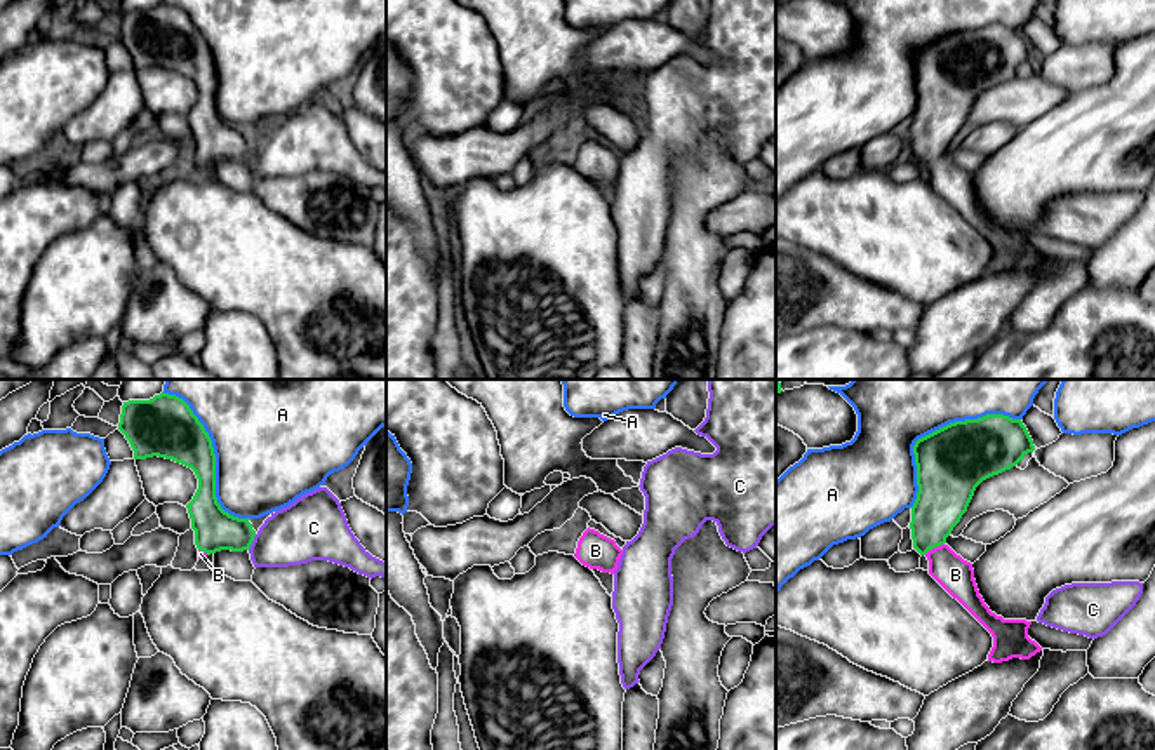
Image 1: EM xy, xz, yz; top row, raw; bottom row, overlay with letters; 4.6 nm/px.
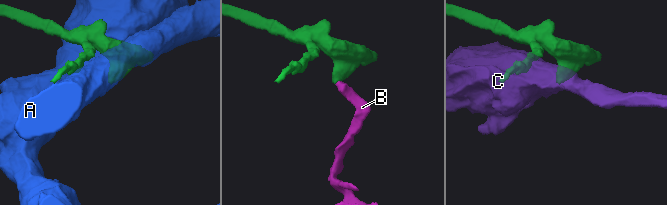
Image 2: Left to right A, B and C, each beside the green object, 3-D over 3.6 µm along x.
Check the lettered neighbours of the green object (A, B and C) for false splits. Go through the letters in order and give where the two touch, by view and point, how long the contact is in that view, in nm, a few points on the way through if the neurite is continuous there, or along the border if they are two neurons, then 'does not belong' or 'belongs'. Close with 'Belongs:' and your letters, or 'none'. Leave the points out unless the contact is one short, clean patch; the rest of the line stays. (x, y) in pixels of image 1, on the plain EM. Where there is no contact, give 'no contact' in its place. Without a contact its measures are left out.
A: yz (936, 40) | 650 nm | does not belong
B: yz (933, 157) | 110 nm | across yz (943, 107), (933, 127), (933, 157), (955, 185) | belongs
C: xy (253, 150) | 80 nm | along xy (256, 145), (247, 159) | does not belong
Belongs: B

